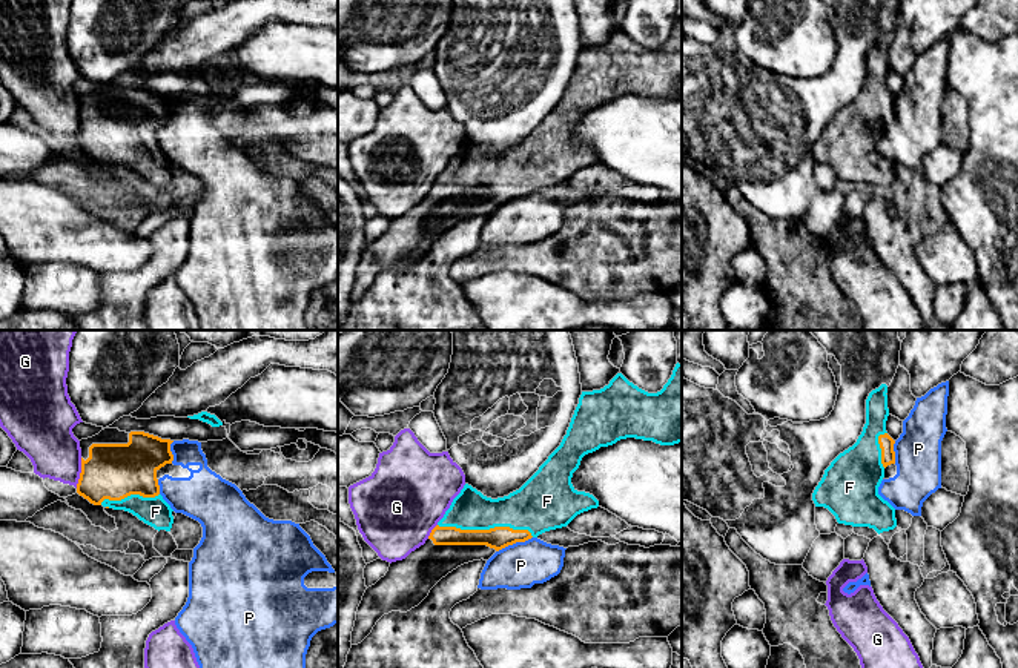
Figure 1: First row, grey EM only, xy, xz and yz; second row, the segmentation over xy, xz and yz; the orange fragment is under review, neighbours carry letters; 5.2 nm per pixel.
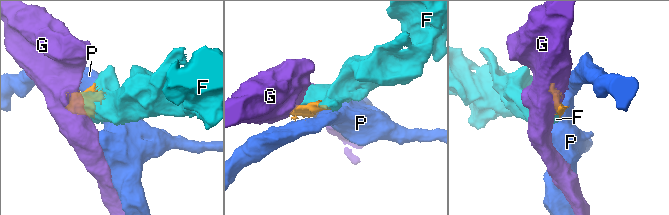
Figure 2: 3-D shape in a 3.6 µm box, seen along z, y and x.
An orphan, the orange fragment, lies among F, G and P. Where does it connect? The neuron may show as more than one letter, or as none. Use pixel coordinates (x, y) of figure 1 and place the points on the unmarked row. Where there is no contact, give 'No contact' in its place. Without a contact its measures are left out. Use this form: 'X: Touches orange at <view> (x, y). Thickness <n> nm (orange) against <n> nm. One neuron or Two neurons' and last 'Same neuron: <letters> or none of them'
F: Touches orange at xz (485, 186). Thickness 120 nm (orange) against 220 nm. One neuron
G: Touches orange at xy (80, 129). Thickness 300 nm (orange) against 280 nm. Two neurons
P: Touches orange at xz (513, 198). Thickness 120 nm (orange) against 240 nm. Two neurons
Same neuron: F

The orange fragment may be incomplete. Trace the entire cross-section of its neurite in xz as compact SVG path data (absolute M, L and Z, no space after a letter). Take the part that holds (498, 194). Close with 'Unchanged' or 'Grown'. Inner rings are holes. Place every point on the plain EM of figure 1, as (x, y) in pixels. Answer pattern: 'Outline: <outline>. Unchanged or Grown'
Outline: M676 20L671 34L657 49L639 45L622 29L600 46L582 48L560 101L519 146L508 152L491 155L465 140L425 200L405 215L392 218L385 232L365 246L356 267L352 301L361 299L384 270L407 269L418 263L430 246L458 223L473 217L488 217L508 201L567 183L577 170L597 164L599 157L593 150L573 143L573 129L585 111L626 94L660 101L682 98L682 20Z. Grown

